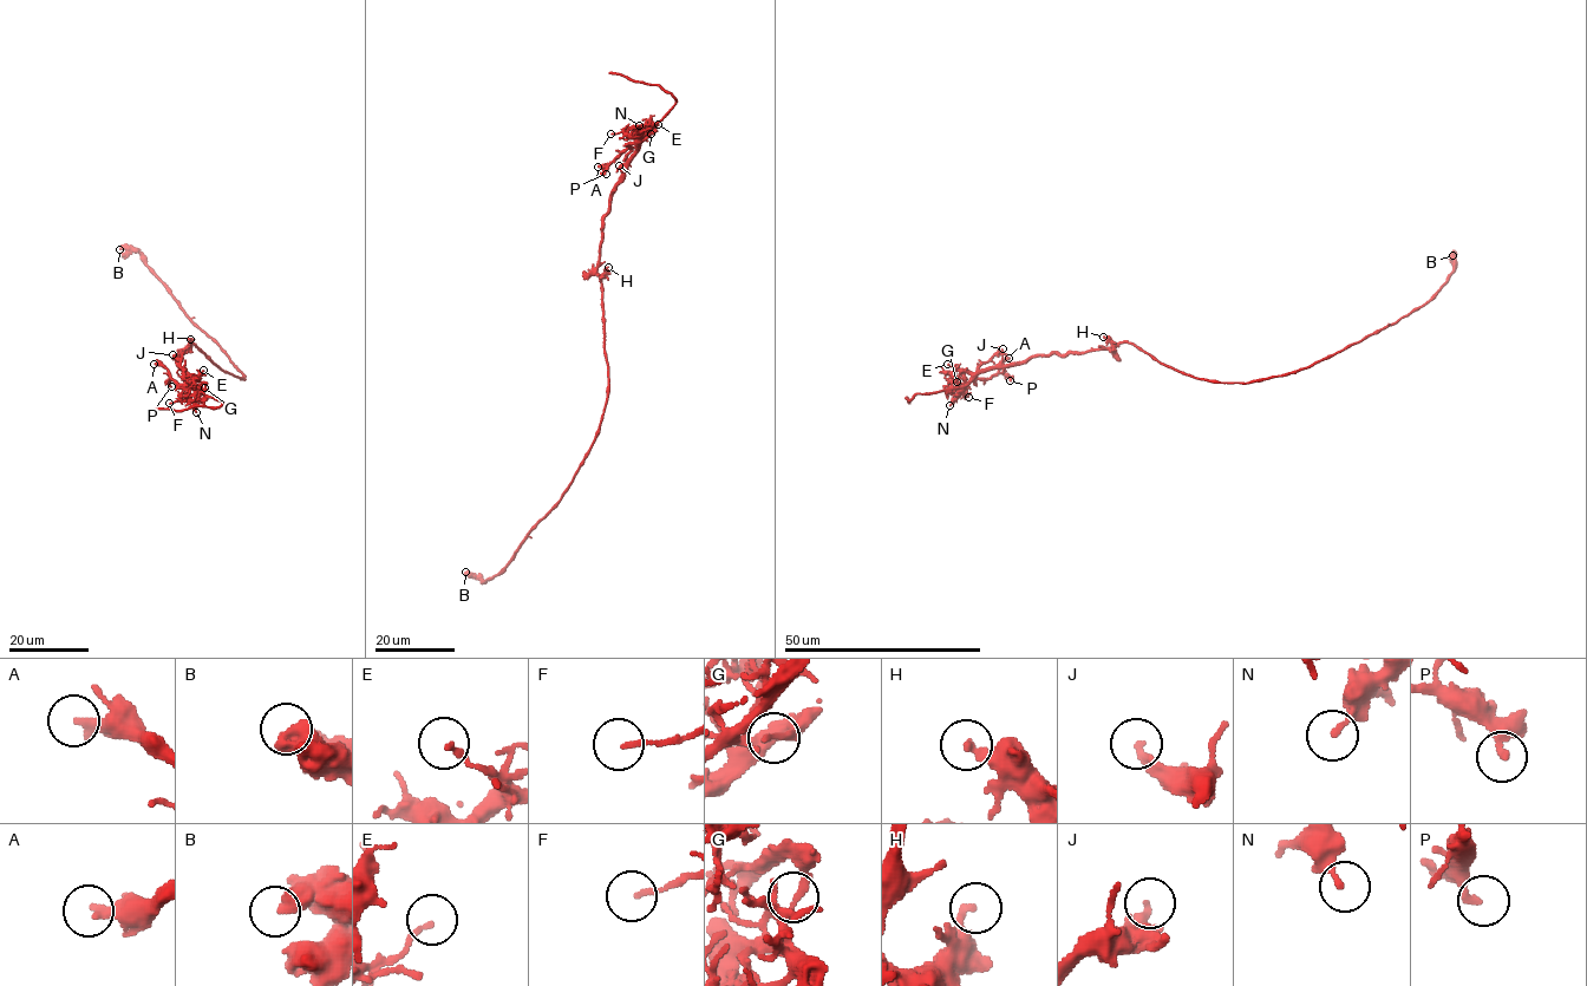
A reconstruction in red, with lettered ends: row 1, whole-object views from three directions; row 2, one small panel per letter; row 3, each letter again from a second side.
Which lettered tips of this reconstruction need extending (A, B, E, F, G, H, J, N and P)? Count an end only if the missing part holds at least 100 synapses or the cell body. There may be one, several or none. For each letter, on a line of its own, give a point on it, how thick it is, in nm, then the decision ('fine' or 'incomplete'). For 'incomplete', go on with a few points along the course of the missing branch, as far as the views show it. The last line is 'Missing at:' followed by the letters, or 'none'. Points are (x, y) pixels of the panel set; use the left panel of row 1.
A: place (154, 364); calibre 320 nm; fine
B: place (119, 249); calibre 460 nm; fine
E: place (203, 370); calibre 160 nm; fine
F: place (169, 403); calibre 140 nm; fine
G: place (204, 387); calibre 240 nm; fine
H: place (190, 339); calibre 280 nm; fine
J: place (172, 354); calibre 320 nm; fine
N: place (196, 412); calibre 200 nm; fine
P: place (171, 386); calibre 200 nm; fine
Missing at: none

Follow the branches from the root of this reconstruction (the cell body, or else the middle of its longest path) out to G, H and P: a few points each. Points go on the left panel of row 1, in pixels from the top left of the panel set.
G: (219, 367), (193, 344), (175, 357), (177, 366), (188, 374), (197, 391), (204, 387)
H: (219, 367), (195, 345), (188, 345), (190, 339)
P: (219, 367), (195, 345), (189, 344), (175, 360), (191, 384), (176, 384), (170, 378), (171, 386)

